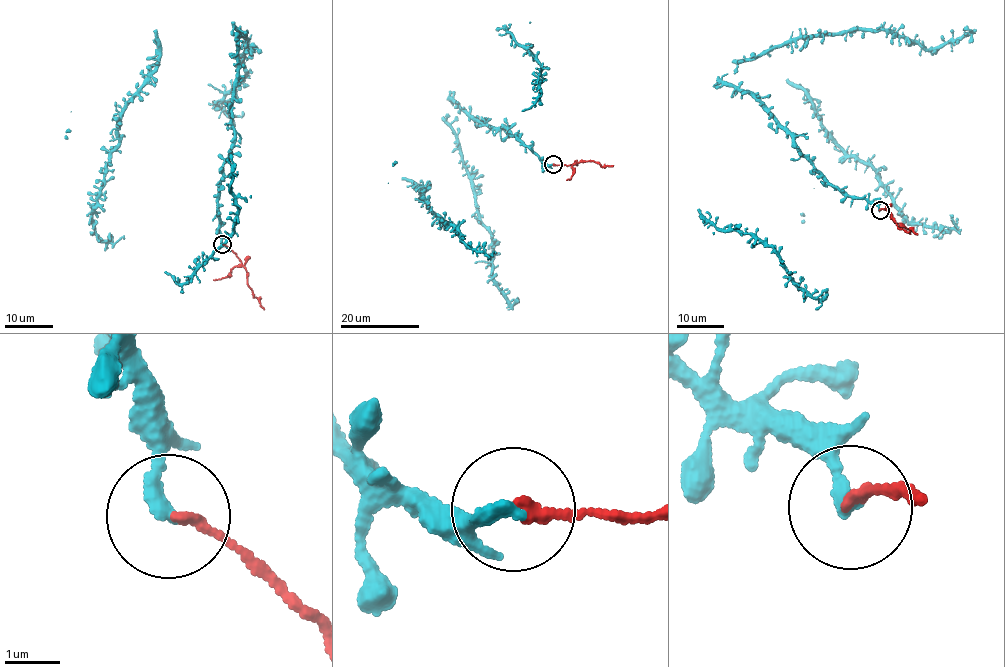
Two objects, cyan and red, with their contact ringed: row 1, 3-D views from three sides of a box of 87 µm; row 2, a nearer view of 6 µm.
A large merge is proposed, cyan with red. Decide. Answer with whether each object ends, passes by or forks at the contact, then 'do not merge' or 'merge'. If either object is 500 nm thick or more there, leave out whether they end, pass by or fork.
cyan ends; red ends; do not merge

